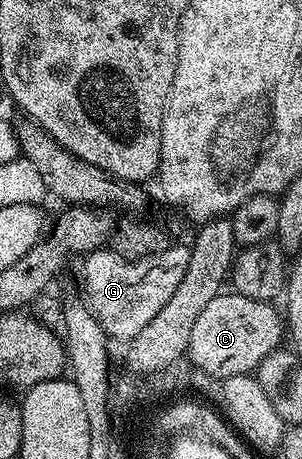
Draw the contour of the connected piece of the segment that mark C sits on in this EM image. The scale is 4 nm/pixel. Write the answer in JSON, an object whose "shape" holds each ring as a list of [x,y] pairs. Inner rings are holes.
{"shape":[[[219,293],[215,299],[208,301],[208,305],[204,305],[204,309],[196,321],[196,326],[192,328],[192,337],[188,337],[188,349],[186,350],[186,355],[193,364],[193,370],[208,373],[215,381],[257,372],[264,357],[268,357],[283,346],[286,333],[285,324],[280,318],[279,308],[277,311],[273,302],[253,300],[251,297],[235,293],[226,294]]]}

